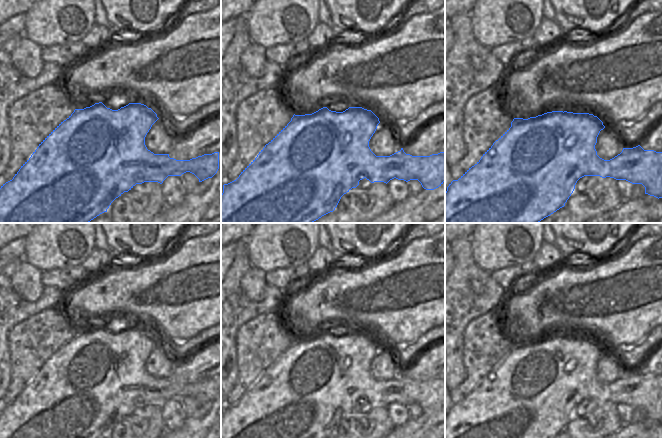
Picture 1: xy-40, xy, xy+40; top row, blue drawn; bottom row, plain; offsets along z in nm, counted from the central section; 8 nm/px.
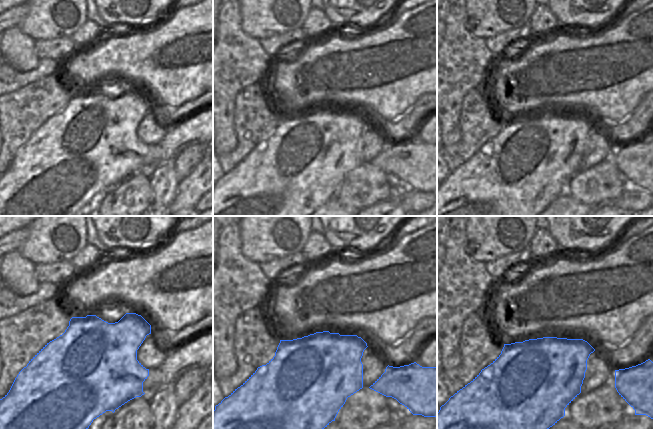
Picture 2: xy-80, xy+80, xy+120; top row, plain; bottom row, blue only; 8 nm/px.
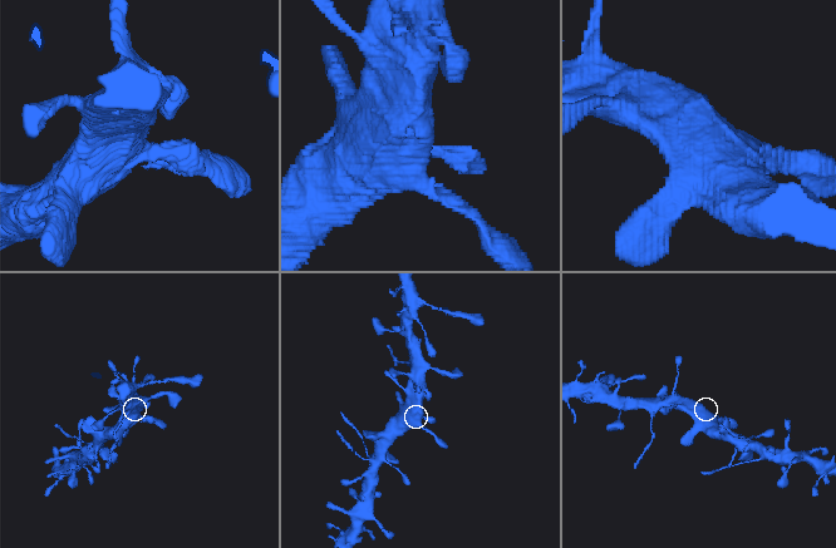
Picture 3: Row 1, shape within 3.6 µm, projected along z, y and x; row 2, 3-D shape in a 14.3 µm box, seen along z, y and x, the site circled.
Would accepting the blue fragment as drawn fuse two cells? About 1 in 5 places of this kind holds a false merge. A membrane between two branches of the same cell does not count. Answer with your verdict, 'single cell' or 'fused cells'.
single cell

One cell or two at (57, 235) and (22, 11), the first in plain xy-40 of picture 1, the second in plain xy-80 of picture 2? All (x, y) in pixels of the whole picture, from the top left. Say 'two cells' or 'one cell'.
two cells

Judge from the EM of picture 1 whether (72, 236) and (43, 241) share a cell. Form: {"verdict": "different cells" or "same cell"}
{"verdict": "same cell"}

